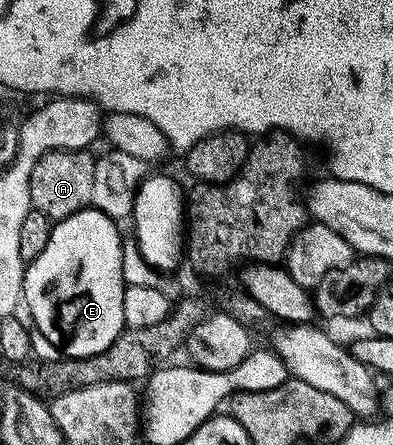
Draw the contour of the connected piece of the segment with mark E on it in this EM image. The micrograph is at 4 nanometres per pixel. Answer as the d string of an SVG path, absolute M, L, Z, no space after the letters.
M80 210L71 216L67 216L63 221L54 225L51 232L51 240L47 240L47 248L43 248L43 252L39 252L39 256L35 256L33 262L28 263L25 267L25 285L23 287L23 306L29 309L29 314L33 317L33 322L37 325L37 330L50 342L53 346L58 346L60 353L67 358L86 358L87 356L95 356L99 352L103 352L107 348L111 348L111 344L121 331L126 329L124 320L124 292L127 287L125 280L125 250L121 247L121 234L117 231L118 223L105 215L101 210Z

